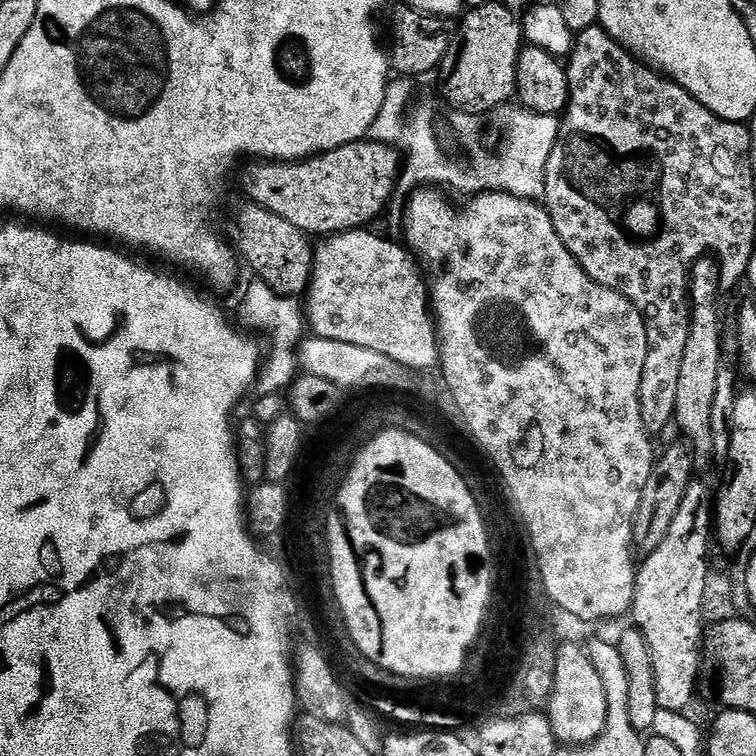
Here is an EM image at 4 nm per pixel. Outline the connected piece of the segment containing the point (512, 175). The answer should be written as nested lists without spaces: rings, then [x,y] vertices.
[[[407,77],[394,78],[389,81],[386,94],[383,95],[382,108],[378,112],[378,117],[374,120],[369,132],[369,137],[380,144],[388,144],[402,153],[403,166],[400,175],[397,177],[397,193],[402,196],[411,195],[421,186],[439,186],[453,190],[454,193],[470,198],[480,195],[483,192],[510,192],[518,197],[527,200],[543,201],[545,196],[545,172],[546,162],[549,161],[553,147],[560,136],[560,120],[557,115],[540,114],[532,112],[523,106],[516,104],[503,105],[498,111],[498,120],[504,132],[502,146],[498,154],[488,148],[484,152],[484,159],[474,161],[470,168],[448,168],[448,158],[444,151],[440,150],[440,140],[436,128],[436,118],[428,108],[418,108],[408,115],[410,100],[414,94],[415,84]]]

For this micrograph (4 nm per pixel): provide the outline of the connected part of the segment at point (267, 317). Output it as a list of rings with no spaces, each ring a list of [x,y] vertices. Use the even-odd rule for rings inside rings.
[[[251,275],[248,280],[242,294],[239,325],[250,332],[255,332],[254,330],[272,332],[273,350],[283,352],[282,356],[274,357],[270,364],[265,363],[257,372],[257,379],[253,381],[253,393],[256,392],[260,397],[266,398],[278,393],[282,387],[285,389],[297,377],[298,360],[293,352],[305,337],[306,314],[297,297],[277,295],[275,290],[259,276]]]

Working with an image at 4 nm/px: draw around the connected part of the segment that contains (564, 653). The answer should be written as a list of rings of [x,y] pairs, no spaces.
[[[565,642],[556,651],[556,665],[554,666],[554,682],[547,693],[548,708],[546,715],[552,724],[553,733],[557,741],[564,746],[585,745],[599,738],[606,724],[606,692],[603,690],[602,678],[595,672],[591,664],[589,653],[580,649],[576,642]]]

